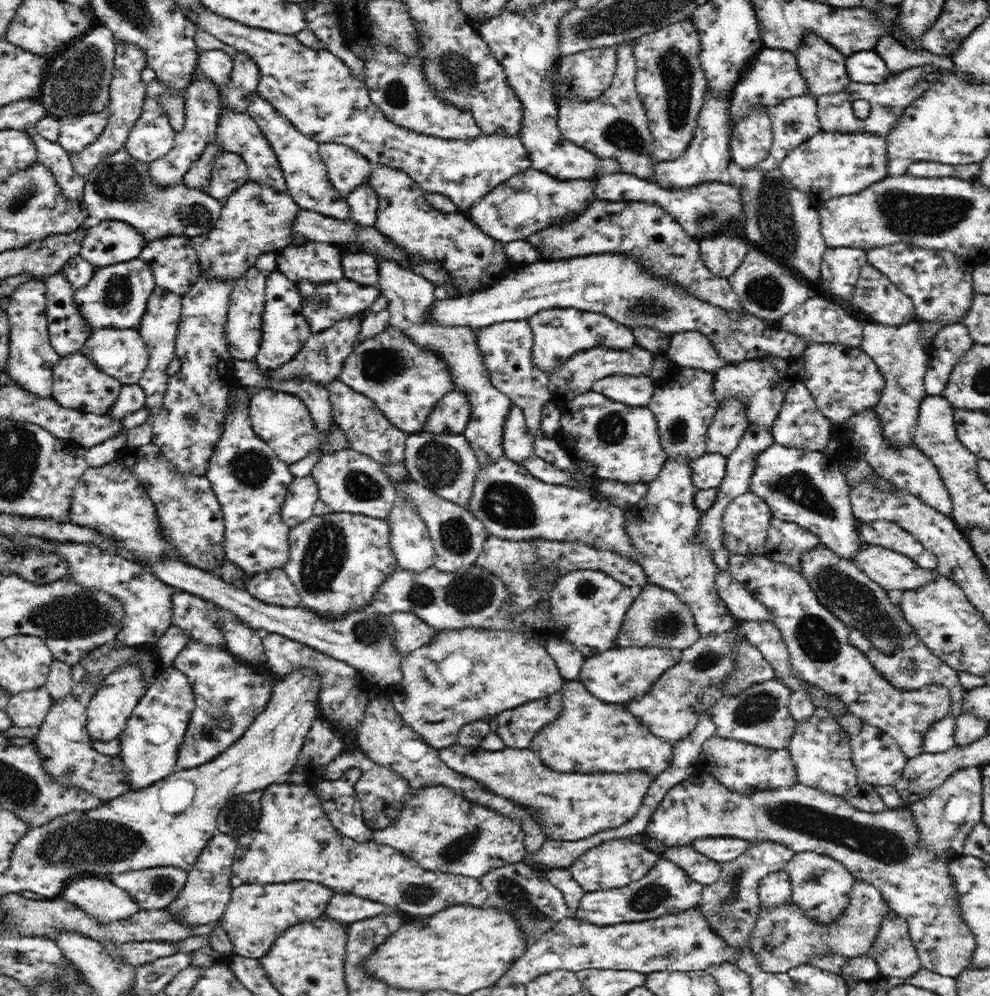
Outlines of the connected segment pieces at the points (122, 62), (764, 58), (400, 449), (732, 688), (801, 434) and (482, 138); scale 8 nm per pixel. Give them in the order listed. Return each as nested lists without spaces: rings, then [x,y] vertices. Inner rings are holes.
[[[116,40],[115,69],[109,86],[109,119],[105,129],[96,142],[90,144],[90,147],[82,150],[80,154],[71,156],[74,168],[78,174],[86,177],[88,172],[90,172],[102,158],[125,147],[130,130],[132,130],[134,122],[140,118],[144,103],[147,99],[147,86],[144,80],[142,80],[142,70],[147,66],[147,53],[141,48],[138,48],[137,44],[129,40]]]
[[[764,46],[734,89],[735,93],[730,98],[730,118],[738,120],[742,114],[746,114],[746,110],[750,110],[755,105],[776,106],[782,98],[788,98],[792,94],[804,94],[808,91],[808,81],[802,74],[795,53],[785,48],[773,49]]]
[[[338,378],[328,382],[325,388],[329,395],[333,420],[348,433],[348,438],[354,450],[367,454],[378,464],[400,462],[400,458],[404,457],[407,434],[393,426],[376,407],[374,401],[351,389]]]
[[[744,640],[737,646],[738,664],[728,677],[725,694],[738,694],[754,682],[764,682],[778,678],[777,670],[768,662],[763,654]]]
[[[800,382],[793,389],[788,390],[778,417],[772,425],[772,433],[775,443],[780,446],[826,453],[830,441],[834,438],[833,428],[834,424],[825,415],[822,415],[814,395],[810,393],[806,384]]]
[[[206,9],[200,14],[202,22],[199,27],[205,29],[216,38],[222,40],[237,50],[245,50],[257,61],[261,70],[261,79],[257,84],[257,91],[280,114],[283,114],[302,134],[312,137],[316,142],[340,142],[347,144],[371,160],[375,165],[388,165],[405,170],[426,193],[440,193],[450,197],[458,210],[466,212],[474,202],[498,183],[508,178],[524,173],[531,167],[531,158],[526,144],[521,137],[506,134],[503,130],[496,130],[490,134],[480,132],[474,138],[444,138],[433,134],[424,134],[405,126],[392,122],[378,108],[369,97],[371,93],[363,80],[360,80],[353,70],[334,53],[325,48],[315,49],[299,41],[298,35],[288,35],[257,29],[229,19],[219,18],[214,12]]]

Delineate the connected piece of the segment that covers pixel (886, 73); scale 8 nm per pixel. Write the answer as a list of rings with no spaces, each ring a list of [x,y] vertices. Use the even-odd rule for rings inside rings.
[[[874,49],[847,56],[846,66],[854,82],[883,83],[892,74],[886,61]]]

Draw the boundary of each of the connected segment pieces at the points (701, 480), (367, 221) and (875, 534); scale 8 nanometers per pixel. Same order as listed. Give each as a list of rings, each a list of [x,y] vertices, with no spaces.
[[[704,453],[692,462],[693,482],[698,489],[719,488],[726,476],[726,457]]]
[[[366,183],[347,197],[348,219],[364,227],[374,227],[378,220],[378,197]]]
[[[880,520],[860,523],[859,529],[865,543],[905,554],[922,568],[937,568],[938,559],[935,554],[926,550],[914,535],[906,532],[895,522]]]

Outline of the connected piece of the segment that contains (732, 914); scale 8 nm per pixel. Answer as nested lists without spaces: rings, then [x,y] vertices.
[[[764,841],[753,845],[740,858],[730,863],[722,864],[720,877],[712,884],[705,885],[700,900],[705,915],[718,934],[732,944],[742,946],[748,938],[748,932],[754,926],[761,901],[759,898],[759,882],[773,871],[781,870],[791,859],[793,853],[786,847],[776,843]]]

